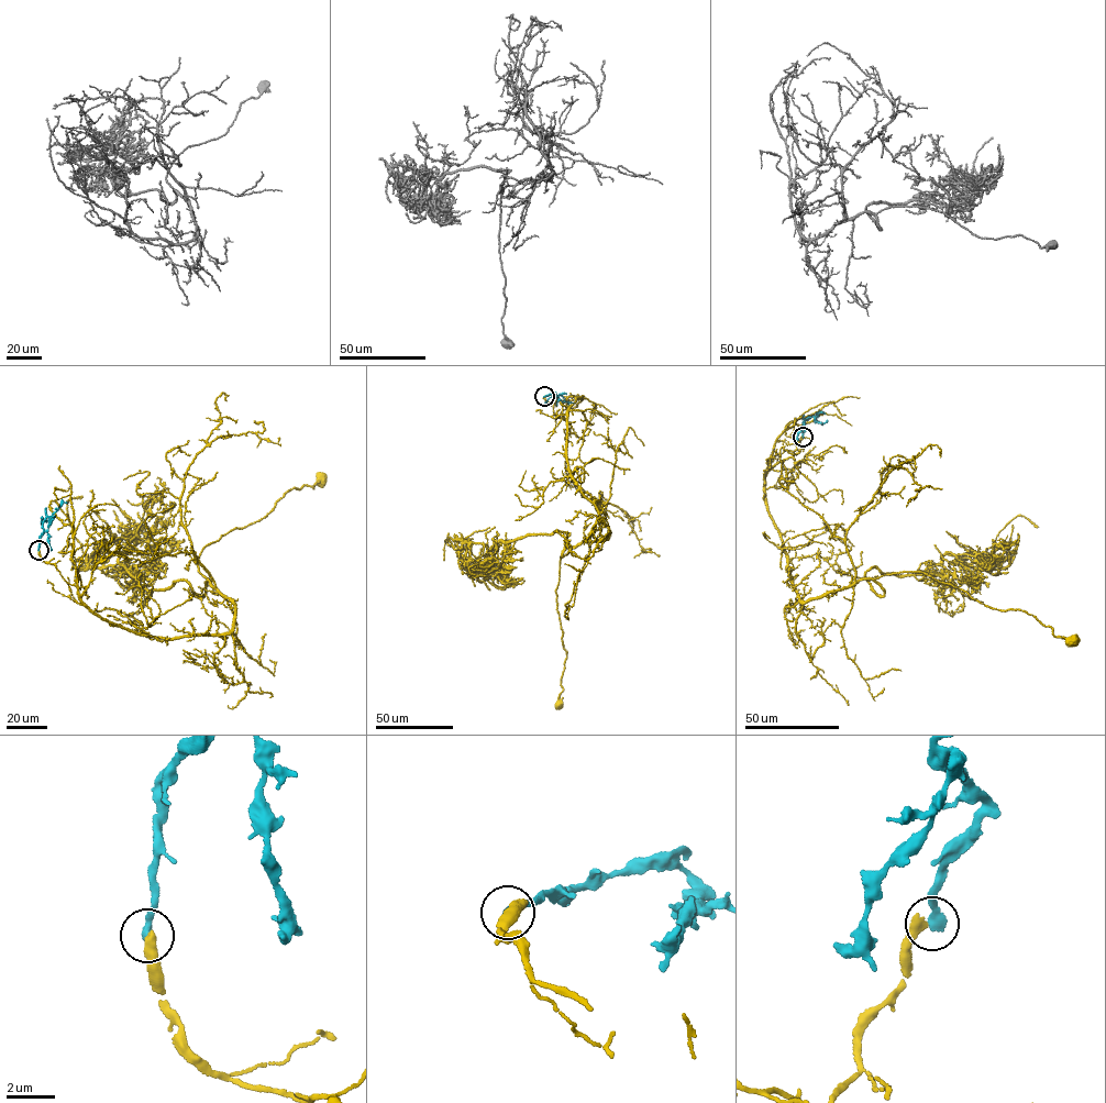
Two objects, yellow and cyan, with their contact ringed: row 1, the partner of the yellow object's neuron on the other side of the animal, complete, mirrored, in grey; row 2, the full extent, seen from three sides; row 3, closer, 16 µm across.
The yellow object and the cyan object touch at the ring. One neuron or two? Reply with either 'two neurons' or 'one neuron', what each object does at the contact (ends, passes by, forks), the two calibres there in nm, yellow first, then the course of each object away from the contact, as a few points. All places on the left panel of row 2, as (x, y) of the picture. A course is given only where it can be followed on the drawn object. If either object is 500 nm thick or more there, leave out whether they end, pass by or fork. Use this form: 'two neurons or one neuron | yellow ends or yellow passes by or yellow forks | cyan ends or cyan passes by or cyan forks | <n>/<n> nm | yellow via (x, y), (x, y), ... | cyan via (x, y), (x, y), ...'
two neurons | yellow ends | cyan ends | 480/420 nm | yellow via (39, 550), (108, 621), (155, 637), (227, 632), (234, 607), (200, 574), (200, 553), (319, 480) | cyan via (39, 550), (45, 519), (53, 518), (42, 522), (42, 517)

